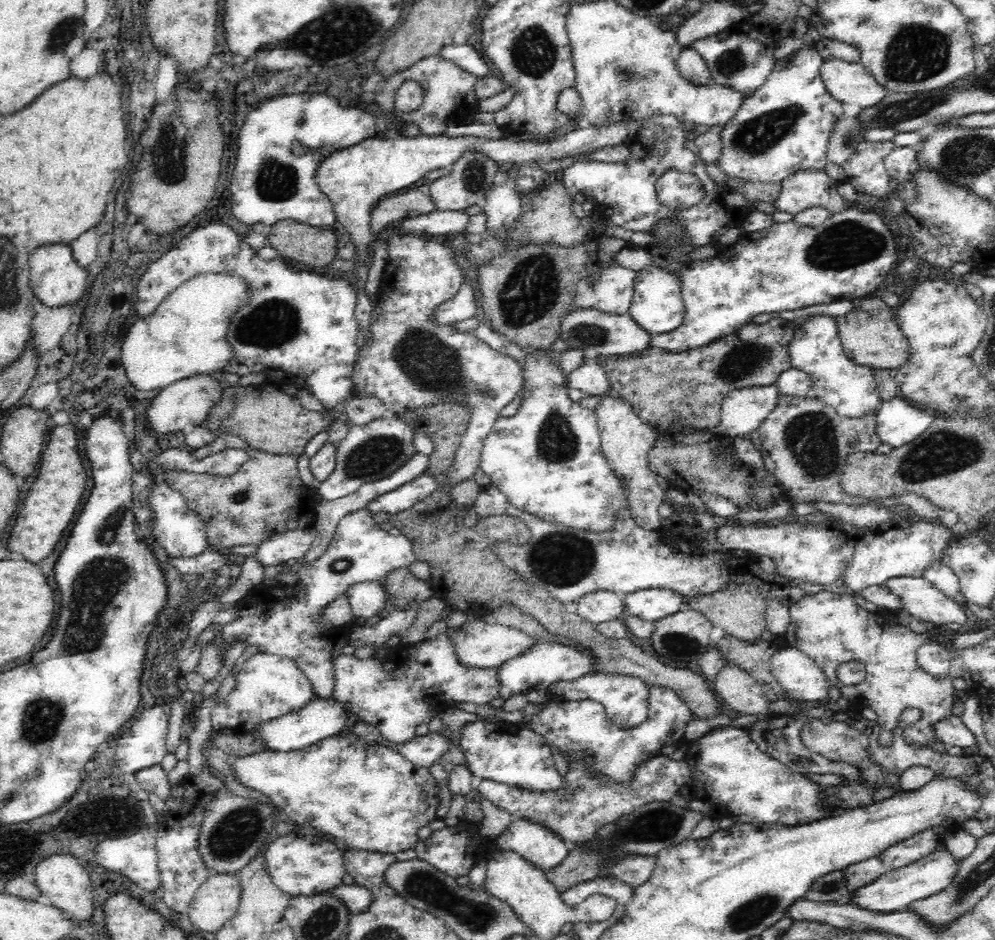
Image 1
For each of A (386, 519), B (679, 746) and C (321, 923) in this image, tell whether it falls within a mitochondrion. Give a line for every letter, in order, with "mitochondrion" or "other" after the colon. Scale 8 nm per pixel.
A: other
B: other
C: mitochondrion

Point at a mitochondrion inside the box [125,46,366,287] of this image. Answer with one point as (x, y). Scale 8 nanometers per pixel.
(168, 161)

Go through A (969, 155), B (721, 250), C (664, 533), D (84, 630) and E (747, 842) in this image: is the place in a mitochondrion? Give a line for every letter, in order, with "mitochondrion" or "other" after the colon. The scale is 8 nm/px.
A: mitochondrion
B: other
C: other
D: mitochondrion
E: other

